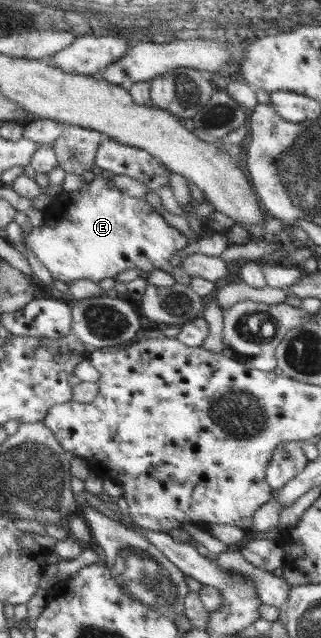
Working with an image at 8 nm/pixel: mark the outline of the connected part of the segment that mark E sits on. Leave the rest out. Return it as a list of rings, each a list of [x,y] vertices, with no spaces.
[[[99,175],[78,191],[59,190],[53,207],[57,222],[47,223],[45,227],[33,229],[33,232],[29,234],[29,239],[25,242],[29,243],[29,247],[37,253],[37,258],[41,259],[57,280],[67,285],[83,279],[101,283],[103,279],[115,278],[127,269],[139,267],[148,275],[153,269],[162,269],[171,274],[180,285],[189,286],[191,277],[182,271],[181,265],[173,267],[170,259],[176,251],[187,247],[190,243],[183,233],[165,223],[156,201],[150,197],[132,197],[121,193],[111,179]]]

